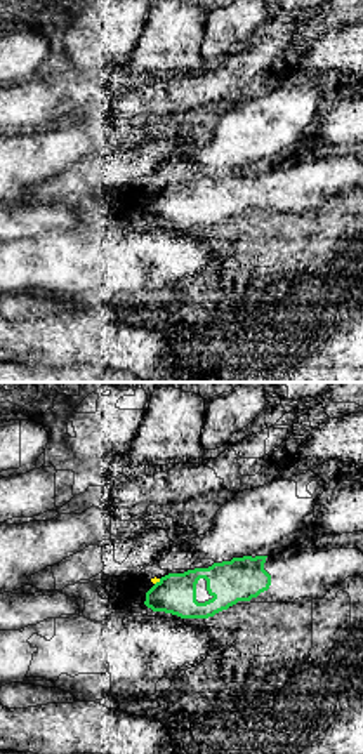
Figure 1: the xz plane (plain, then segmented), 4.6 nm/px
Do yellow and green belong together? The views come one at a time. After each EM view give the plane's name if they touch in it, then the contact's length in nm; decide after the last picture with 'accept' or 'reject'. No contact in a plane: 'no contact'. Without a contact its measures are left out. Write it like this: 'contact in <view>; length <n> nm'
contact in xz; length 40 nm

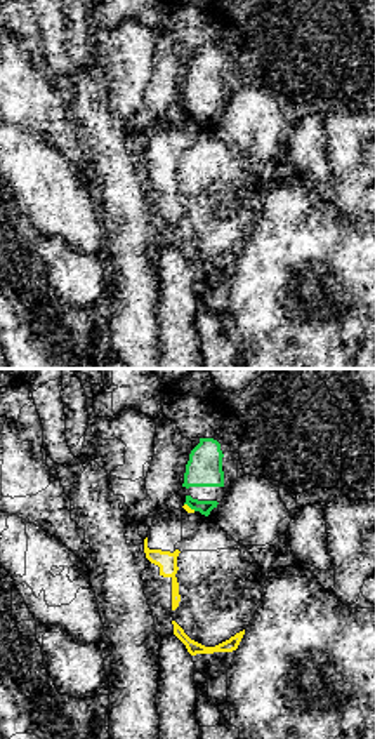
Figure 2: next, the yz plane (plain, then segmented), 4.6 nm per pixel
contact in yz; length 70 nm

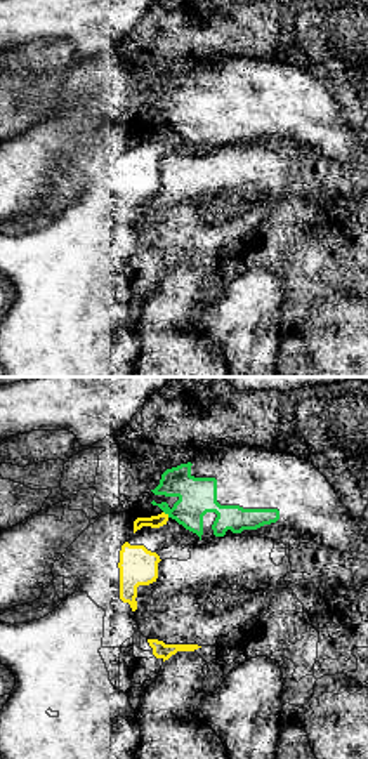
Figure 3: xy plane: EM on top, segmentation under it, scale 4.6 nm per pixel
contact in xy; length 40 nm

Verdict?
reject

